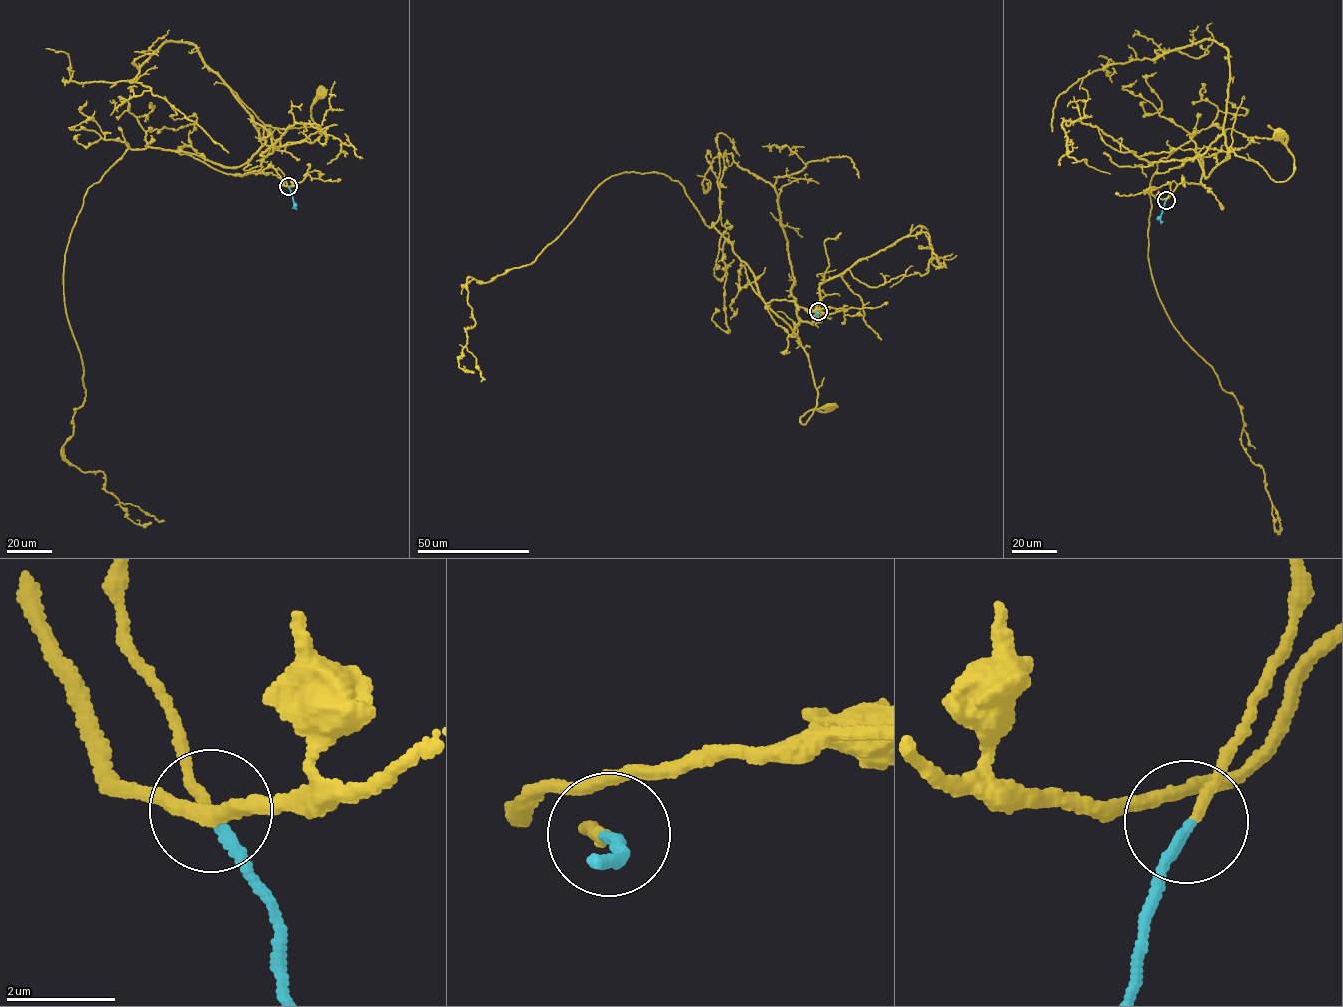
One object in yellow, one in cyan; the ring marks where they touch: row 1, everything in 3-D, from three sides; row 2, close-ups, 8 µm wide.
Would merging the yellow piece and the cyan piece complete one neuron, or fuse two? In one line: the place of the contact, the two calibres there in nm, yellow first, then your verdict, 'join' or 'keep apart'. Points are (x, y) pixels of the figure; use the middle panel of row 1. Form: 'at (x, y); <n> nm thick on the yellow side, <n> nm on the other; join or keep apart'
at (818, 311); 120 nm thick on the yellow side, 180 nm on the other; join

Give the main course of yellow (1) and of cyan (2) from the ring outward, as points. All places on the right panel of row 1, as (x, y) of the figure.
1: (1166, 199), (1173, 180), (1201, 183), (1198, 148), (1206, 178), (1230, 147), (1283, 182), (1294, 159), (1280, 134)
2: (1166, 199), (1160, 217), (1163, 221)

